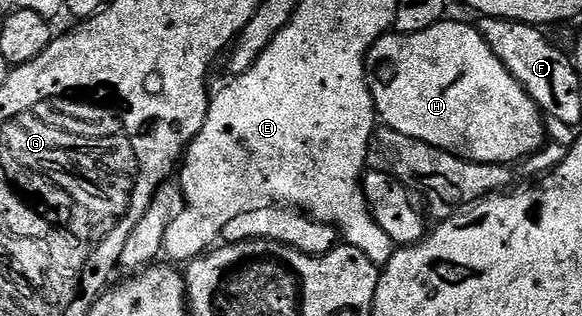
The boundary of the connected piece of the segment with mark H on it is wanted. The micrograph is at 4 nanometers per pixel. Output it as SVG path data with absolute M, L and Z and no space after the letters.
M445 19L426 31L418 31L417 33L389 31L385 33L383 37L376 40L374 47L368 53L368 86L376 104L379 120L387 128L398 131L402 135L410 135L410 139L418 139L422 143L430 143L434 147L445 149L447 153L455 153L457 157L463 157L465 161L481 161L482 163L507 166L512 163L508 161L514 160L513 162L515 162L517 159L523 158L525 155L539 149L546 141L546 137L544 137L544 124L546 124L546 121L540 112L540 108L536 106L534 99L530 99L530 95L520 86L518 79L514 79L514 75L510 75L510 71L504 66L502 59L498 59L498 55L494 55L494 51L486 43L486 39L475 24L467 25L464 21Z

